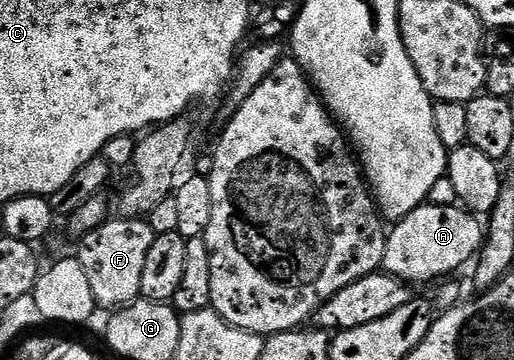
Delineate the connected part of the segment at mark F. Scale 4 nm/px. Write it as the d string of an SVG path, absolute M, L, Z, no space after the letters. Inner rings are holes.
M122 216L110 217L90 234L80 235L81 247L75 251L75 257L79 264L83 264L83 272L87 272L87 281L91 283L91 296L95 296L98 307L120 308L141 298L143 264L157 236L144 217Z

